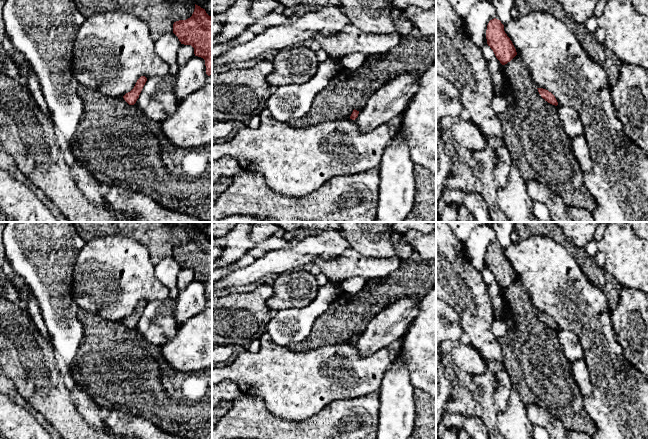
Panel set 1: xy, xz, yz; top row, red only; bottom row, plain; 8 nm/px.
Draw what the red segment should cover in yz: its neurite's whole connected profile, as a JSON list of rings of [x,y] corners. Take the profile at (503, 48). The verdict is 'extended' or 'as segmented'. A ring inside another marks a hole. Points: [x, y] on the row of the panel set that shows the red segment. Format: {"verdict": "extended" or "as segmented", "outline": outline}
{"verdict": "as segmented", "outline": [[[494,18],[489,21],[486,30],[488,46],[493,50],[502,65],[510,62],[516,55],[516,49],[504,31],[504,25]]]}

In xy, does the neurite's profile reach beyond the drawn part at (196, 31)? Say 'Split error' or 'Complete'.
Complete

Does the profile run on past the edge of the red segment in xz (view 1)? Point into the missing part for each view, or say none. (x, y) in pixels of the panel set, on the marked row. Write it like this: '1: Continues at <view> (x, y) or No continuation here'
1: No continuation here

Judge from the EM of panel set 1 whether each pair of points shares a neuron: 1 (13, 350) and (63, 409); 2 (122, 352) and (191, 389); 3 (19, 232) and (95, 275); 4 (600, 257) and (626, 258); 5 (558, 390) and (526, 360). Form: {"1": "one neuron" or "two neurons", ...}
{"1": "one neuron", "2": "one neuron", "3": "two neurons", "4": "two neurons", "5": "one neuron"}

